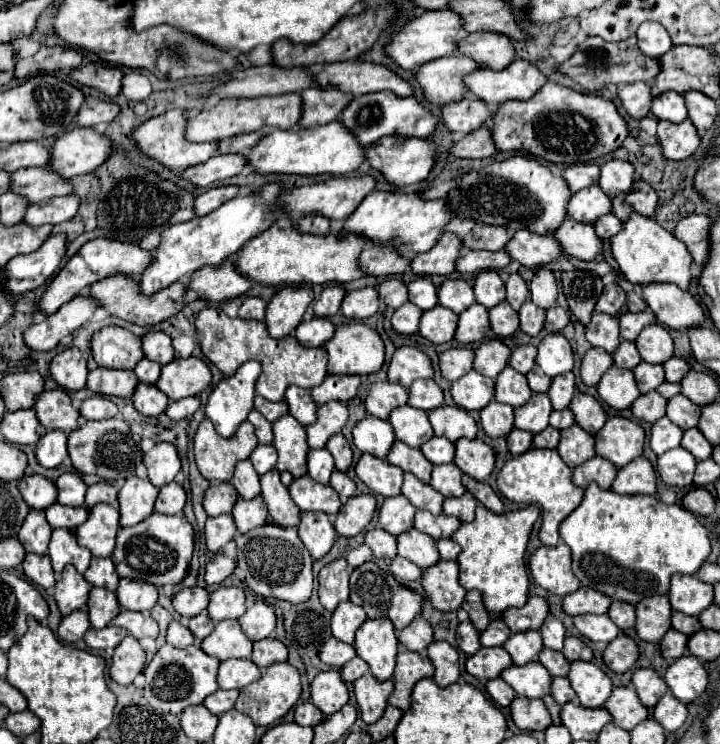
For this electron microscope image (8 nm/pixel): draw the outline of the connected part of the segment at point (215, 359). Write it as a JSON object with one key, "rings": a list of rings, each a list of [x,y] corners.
{"rings":[[[207,306],[203,308],[197,318],[195,318],[195,328],[197,328],[197,334],[199,334],[199,344],[201,344],[201,350],[205,354],[205,358],[209,362],[213,362],[223,374],[231,374],[233,370],[239,368],[241,362],[247,362],[247,360],[257,360],[261,362],[261,374],[259,374],[259,380],[257,380],[257,386],[255,386],[255,392],[271,402],[277,402],[277,400],[283,400],[283,394],[285,394],[285,388],[295,384],[295,386],[301,386],[301,388],[315,388],[319,386],[325,376],[327,376],[327,352],[325,348],[303,348],[301,344],[297,344],[297,340],[293,336],[285,336],[285,338],[271,338],[265,324],[261,320],[243,320],[243,318],[229,318],[221,306]]]}

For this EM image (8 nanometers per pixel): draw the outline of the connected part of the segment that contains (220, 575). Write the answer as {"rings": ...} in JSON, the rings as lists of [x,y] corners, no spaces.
{"rings":[[[215,554],[205,566],[205,582],[207,584],[221,584],[227,576],[231,576],[235,568],[233,558],[225,558],[223,554]]]}

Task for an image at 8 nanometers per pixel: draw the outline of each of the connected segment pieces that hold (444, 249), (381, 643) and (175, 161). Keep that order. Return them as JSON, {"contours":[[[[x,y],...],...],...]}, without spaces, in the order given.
{"contours":[[[[445,232],[441,240],[431,248],[431,252],[417,254],[411,260],[411,270],[417,276],[451,274],[455,272],[455,262],[457,256],[461,254],[463,254],[463,240],[453,232]]],[[[389,618],[365,620],[355,634],[357,656],[369,664],[371,674],[385,682],[393,676],[395,656],[397,656],[397,638]]],[[[175,108],[169,110],[161,116],[155,116],[153,120],[147,120],[145,124],[141,124],[141,128],[137,128],[137,132],[133,134],[133,140],[141,146],[141,150],[151,156],[157,158],[161,164],[165,164],[167,168],[175,168],[175,170],[185,170],[189,166],[201,164],[209,158],[213,158],[219,152],[219,144],[217,142],[209,142],[209,144],[193,144],[185,138],[185,128],[187,128],[187,116],[185,110]]]]}

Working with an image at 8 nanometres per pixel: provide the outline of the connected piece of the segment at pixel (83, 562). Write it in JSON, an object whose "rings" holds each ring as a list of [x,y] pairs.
{"rings":[[[67,528],[53,530],[51,542],[49,542],[49,558],[55,572],[61,572],[65,564],[73,564],[77,572],[85,572],[91,562],[91,552],[77,544],[75,534]]]}

